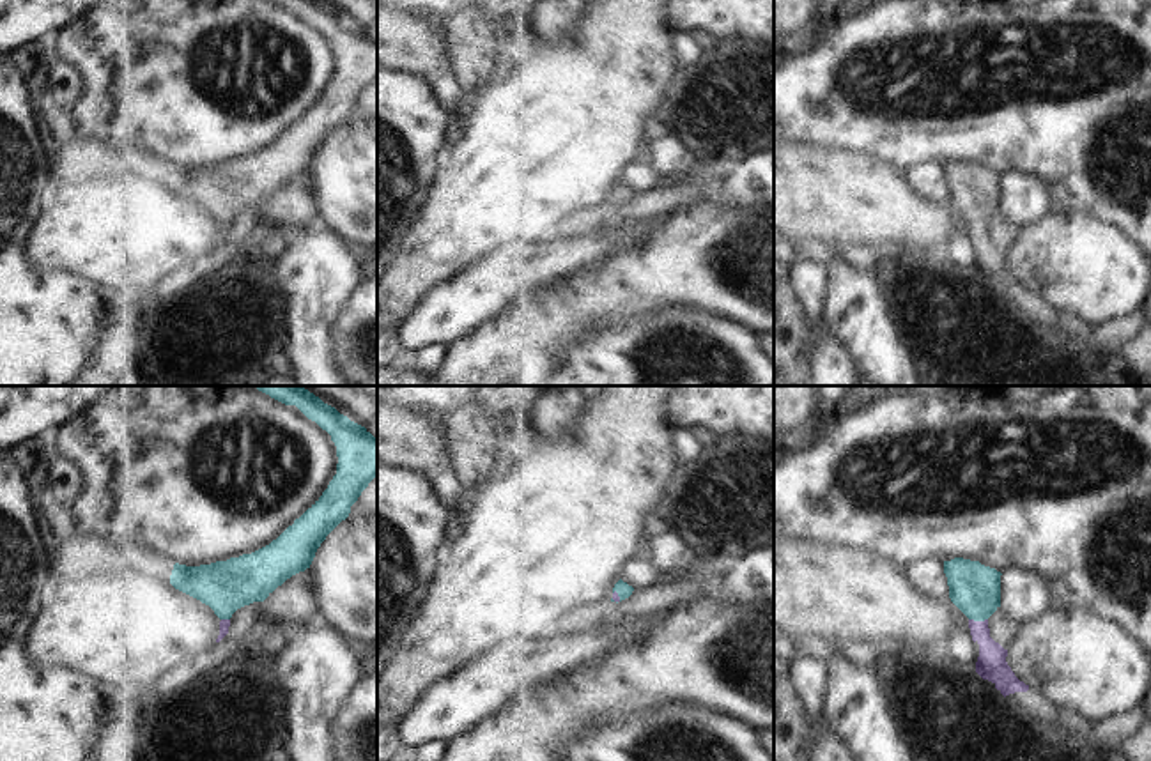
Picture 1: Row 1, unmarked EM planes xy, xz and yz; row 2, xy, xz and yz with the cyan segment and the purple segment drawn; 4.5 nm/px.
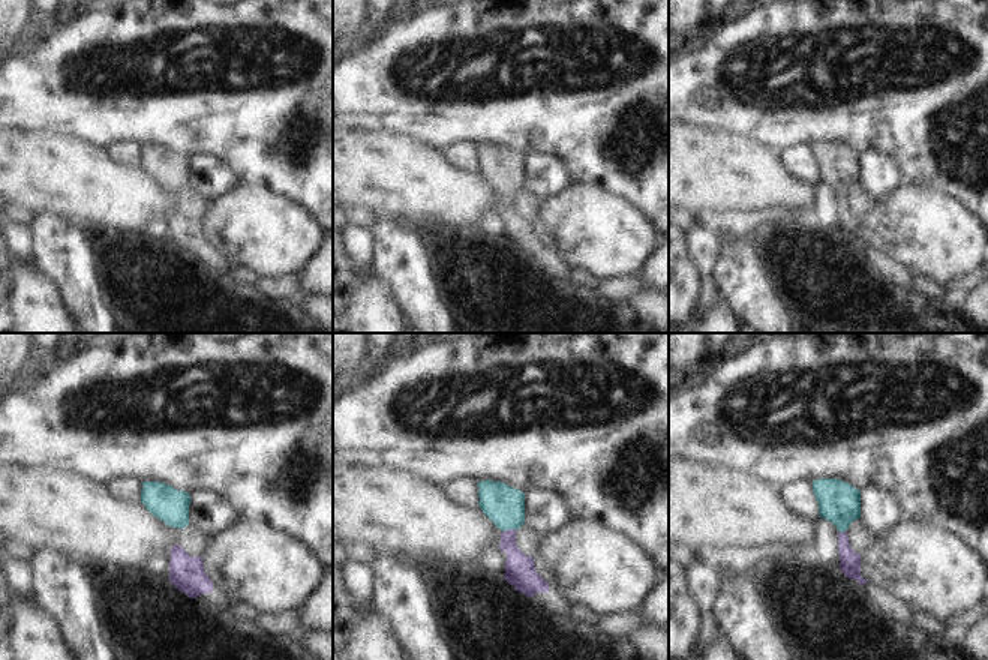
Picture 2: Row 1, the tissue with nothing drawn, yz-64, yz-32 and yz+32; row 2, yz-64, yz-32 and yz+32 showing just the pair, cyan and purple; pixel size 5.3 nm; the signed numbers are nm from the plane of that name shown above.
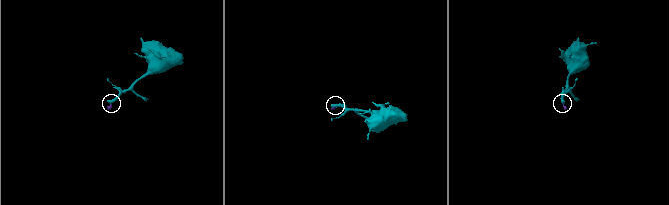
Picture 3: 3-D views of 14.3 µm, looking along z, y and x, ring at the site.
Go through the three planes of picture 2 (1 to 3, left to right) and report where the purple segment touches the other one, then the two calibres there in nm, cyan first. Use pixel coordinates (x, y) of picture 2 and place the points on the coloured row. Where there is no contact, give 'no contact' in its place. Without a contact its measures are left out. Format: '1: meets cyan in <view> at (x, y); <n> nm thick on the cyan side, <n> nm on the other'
1: no contact
2: meets cyan in yz-32 at (508, 528); 220 nm thick on the cyan side, 160 nm on the other
3: meets cyan in yz+32 at (843, 531); 220 nm thick on the cyan side, 110 nm on the other

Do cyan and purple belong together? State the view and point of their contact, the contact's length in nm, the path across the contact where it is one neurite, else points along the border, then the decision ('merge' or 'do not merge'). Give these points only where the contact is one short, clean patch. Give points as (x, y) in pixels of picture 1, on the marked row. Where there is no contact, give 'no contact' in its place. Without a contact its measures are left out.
yz (978, 620) | 90 nm | merge

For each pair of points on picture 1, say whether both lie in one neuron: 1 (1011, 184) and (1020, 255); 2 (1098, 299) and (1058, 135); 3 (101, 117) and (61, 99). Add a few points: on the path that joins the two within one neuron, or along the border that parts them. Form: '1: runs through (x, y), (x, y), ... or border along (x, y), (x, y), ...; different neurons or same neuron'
1: border along (1054, 207), (1022, 229); different neurons
2: border along (1054, 206), (1065, 211), (1089, 213), (1116, 229); different neurons
3: border along (69, 62), (80, 78), (80, 96), (57, 117); different neurons

